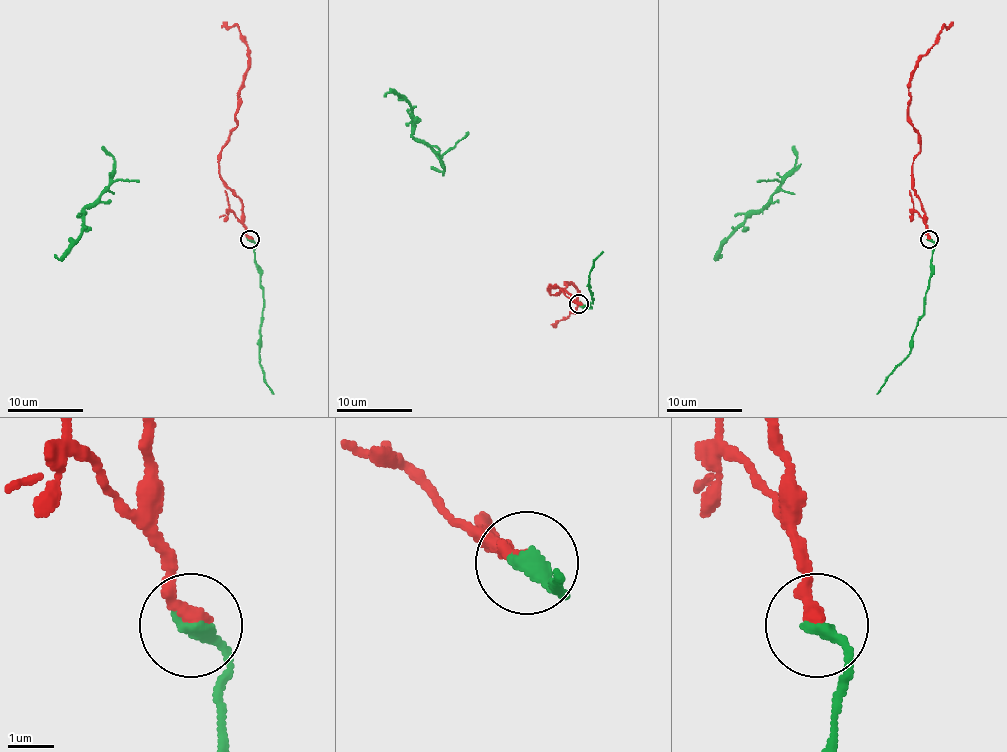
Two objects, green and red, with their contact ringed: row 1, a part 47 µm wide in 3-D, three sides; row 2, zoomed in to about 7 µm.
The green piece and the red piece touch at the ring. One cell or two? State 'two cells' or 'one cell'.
two cells

